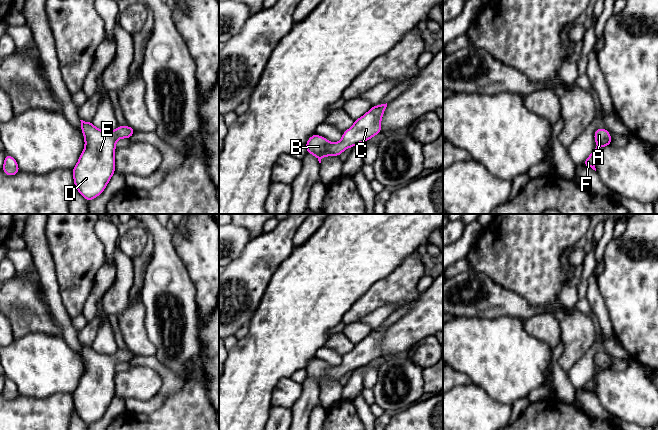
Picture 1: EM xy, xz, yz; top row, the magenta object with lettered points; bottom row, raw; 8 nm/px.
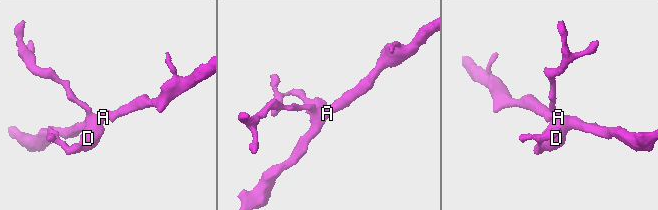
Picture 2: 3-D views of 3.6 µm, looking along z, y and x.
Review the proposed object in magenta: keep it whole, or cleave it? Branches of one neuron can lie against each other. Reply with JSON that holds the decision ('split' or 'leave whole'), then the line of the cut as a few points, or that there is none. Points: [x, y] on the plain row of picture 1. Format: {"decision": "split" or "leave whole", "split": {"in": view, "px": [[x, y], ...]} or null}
{"decision": "leave whole", "split": null}

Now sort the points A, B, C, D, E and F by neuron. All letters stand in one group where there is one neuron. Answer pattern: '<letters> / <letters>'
A B C D E F

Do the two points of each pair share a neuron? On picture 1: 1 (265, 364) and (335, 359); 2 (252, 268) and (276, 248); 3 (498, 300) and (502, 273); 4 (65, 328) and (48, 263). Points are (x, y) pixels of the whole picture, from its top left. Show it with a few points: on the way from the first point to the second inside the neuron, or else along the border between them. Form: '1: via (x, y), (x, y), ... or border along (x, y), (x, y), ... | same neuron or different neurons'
1: border along (324, 345), (317, 351), (315, 357) | different neurons
2: via (258, 262), (270, 250) | same neuron
3: border along (480, 272), (521, 296) | different neurons
4: via (58, 312), (48, 279) | same neuron

